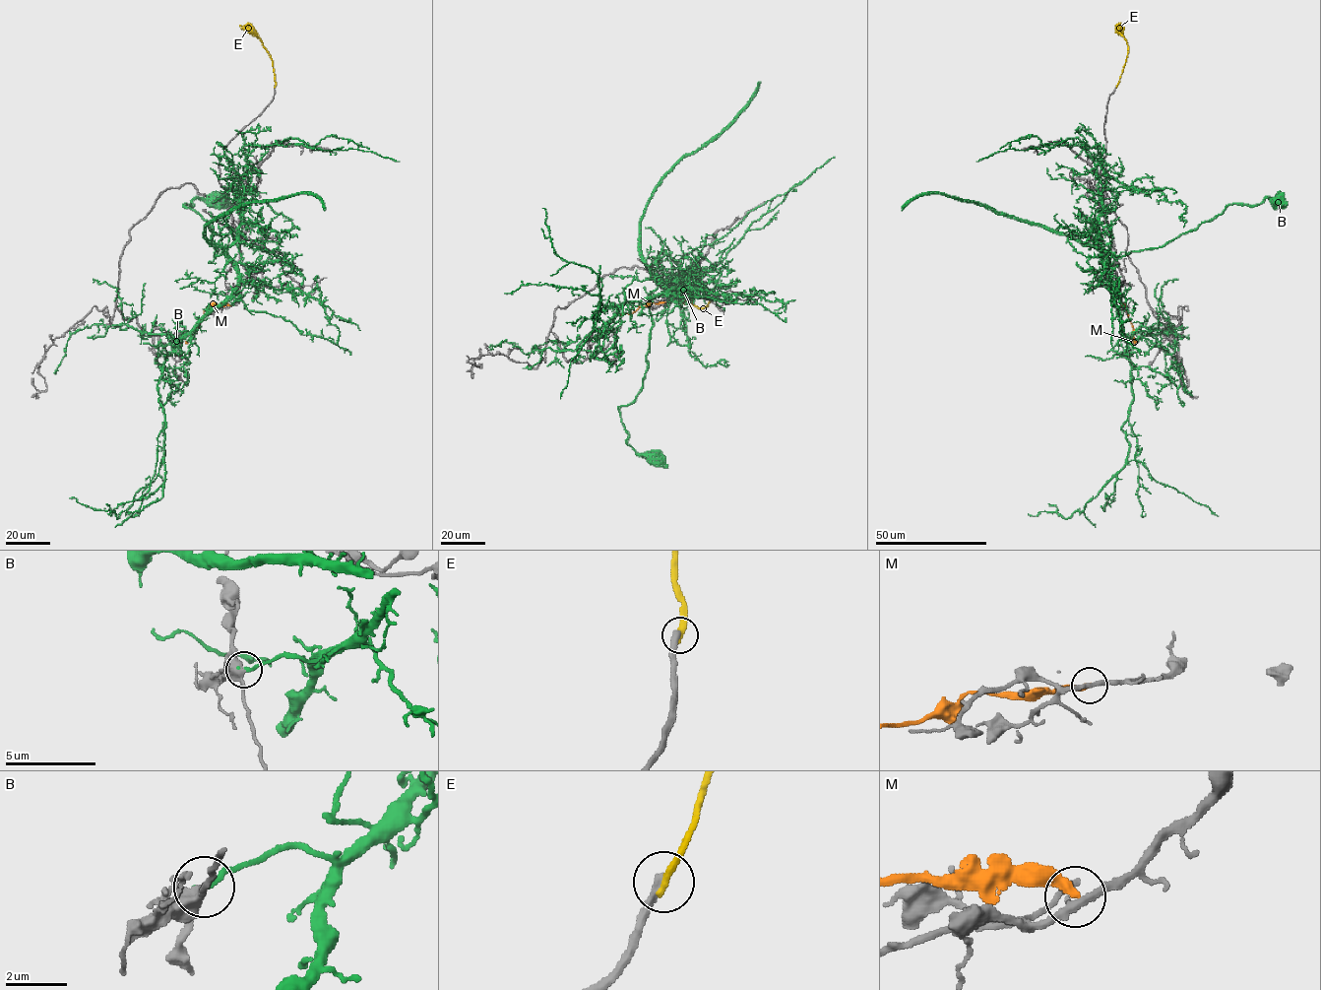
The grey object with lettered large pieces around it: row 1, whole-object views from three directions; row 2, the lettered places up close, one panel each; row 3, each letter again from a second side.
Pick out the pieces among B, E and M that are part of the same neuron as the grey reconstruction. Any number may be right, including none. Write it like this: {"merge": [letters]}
{"merge": []}

